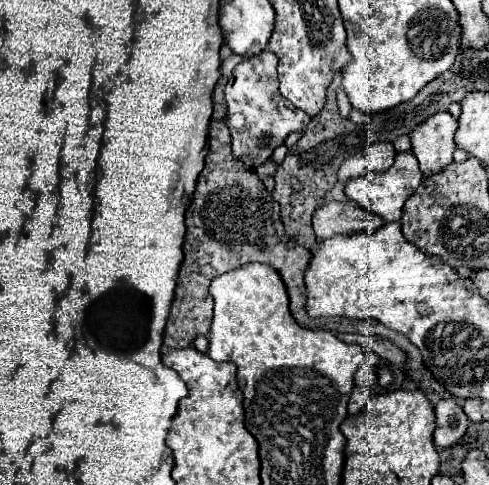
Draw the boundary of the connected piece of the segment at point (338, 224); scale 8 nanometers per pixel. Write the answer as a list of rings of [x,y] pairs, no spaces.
[[[328,202],[316,208],[312,214],[312,226],[316,232],[316,240],[326,240],[336,234],[352,234],[352,232],[374,232],[382,226],[382,218],[370,214],[358,204],[346,202]]]

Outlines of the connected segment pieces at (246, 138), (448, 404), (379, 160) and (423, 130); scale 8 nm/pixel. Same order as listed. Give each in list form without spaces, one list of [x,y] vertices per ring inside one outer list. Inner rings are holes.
[[[262,50],[258,56],[238,64],[226,84],[226,126],[232,134],[232,152],[236,158],[244,158],[248,168],[266,162],[290,132],[306,128],[306,114],[290,106],[278,90],[276,66],[276,56],[270,50]]]
[[[452,396],[440,398],[440,402],[434,406],[436,412],[436,430],[434,430],[434,444],[448,448],[456,444],[468,426],[468,418],[464,416],[464,410],[460,402]]]
[[[392,142],[370,144],[364,153],[357,152],[342,162],[338,170],[338,180],[348,182],[350,178],[362,176],[366,172],[384,172],[392,166],[394,156],[396,156],[396,150]]]
[[[438,112],[410,134],[412,152],[418,158],[424,176],[434,176],[452,164],[456,130],[458,122],[448,112]]]

